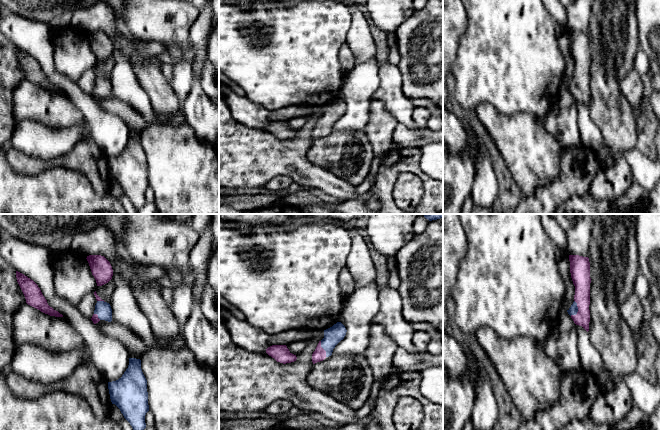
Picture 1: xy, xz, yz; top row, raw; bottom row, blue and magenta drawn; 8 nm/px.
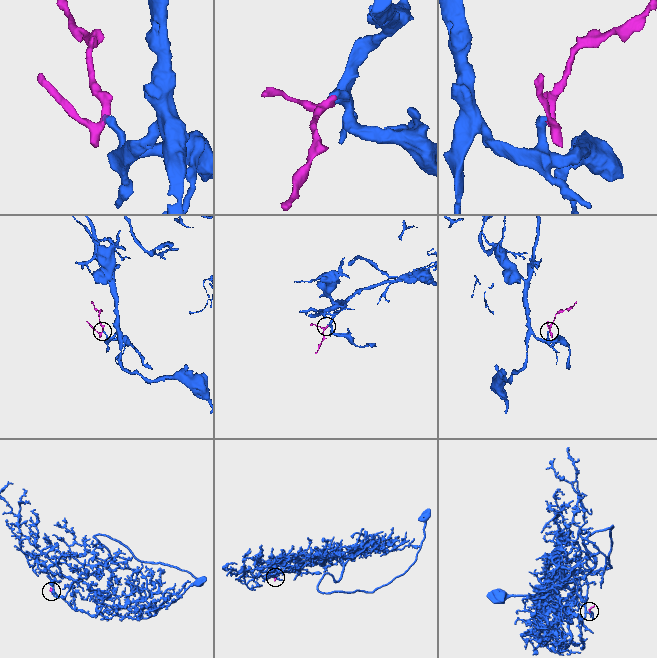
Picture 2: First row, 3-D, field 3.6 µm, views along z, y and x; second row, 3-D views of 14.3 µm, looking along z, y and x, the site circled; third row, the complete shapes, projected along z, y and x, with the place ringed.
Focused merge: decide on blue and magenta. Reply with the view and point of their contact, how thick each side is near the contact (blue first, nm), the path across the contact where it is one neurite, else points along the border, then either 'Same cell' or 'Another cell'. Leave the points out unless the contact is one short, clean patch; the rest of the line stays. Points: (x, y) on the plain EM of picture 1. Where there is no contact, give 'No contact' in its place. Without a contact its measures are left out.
Touches blue at yz (577, 86). Thickness 70 nm (blue) against 140 nm. Path across: yz (573, 86), (577, 86), (581, 80), (581, 56). Same cell

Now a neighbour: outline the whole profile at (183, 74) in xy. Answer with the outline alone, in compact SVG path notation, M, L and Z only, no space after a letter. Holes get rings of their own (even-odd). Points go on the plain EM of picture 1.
M180 62L173 66L173 79L169 84L181 103L191 90L193 79L194 71L191 62Z

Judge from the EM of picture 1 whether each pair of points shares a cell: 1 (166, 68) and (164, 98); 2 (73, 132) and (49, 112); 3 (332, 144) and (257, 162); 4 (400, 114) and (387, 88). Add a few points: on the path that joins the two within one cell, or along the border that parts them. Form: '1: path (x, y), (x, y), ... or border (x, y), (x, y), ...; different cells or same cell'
1: border (160, 62), (160, 70), (168, 83); different cells
2: border (85, 120), (80, 124), (61, 128), (45, 125); different cells
3: border (313, 140), (306, 150), (306, 158), (322, 167); different cells
4: path (400, 108), (391, 94); same cell

